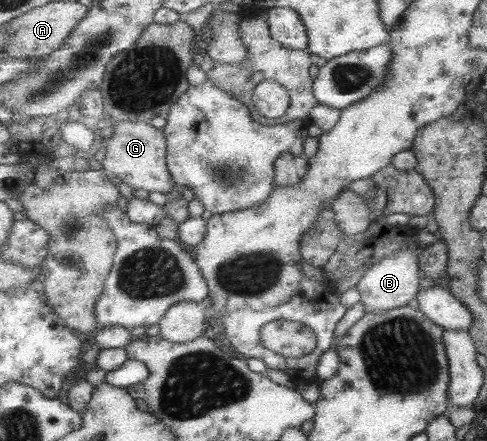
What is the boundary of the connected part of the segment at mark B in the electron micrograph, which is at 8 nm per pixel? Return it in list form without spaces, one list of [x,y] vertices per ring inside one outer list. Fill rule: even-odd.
[[[400,250],[397,254],[382,259],[378,264],[374,264],[372,268],[363,273],[356,284],[362,296],[360,303],[365,307],[365,313],[408,306],[421,291],[423,279],[420,255],[413,251]]]

